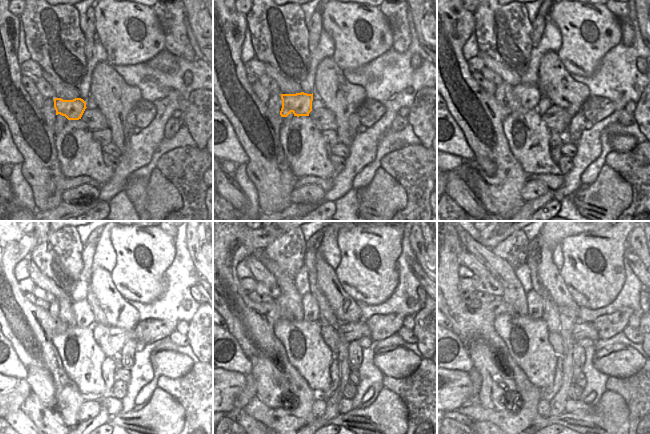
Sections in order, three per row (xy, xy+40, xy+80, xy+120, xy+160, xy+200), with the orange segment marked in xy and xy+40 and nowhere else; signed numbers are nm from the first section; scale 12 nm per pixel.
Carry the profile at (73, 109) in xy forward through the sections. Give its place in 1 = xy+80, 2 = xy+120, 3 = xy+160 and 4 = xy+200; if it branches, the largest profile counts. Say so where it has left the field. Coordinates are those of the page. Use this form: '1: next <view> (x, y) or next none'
1: next xy+80 (520, 97)
2: next xy+120 (70, 314)
3: next xy+160 (293, 306)
4: next xy+200 (531, 304)

